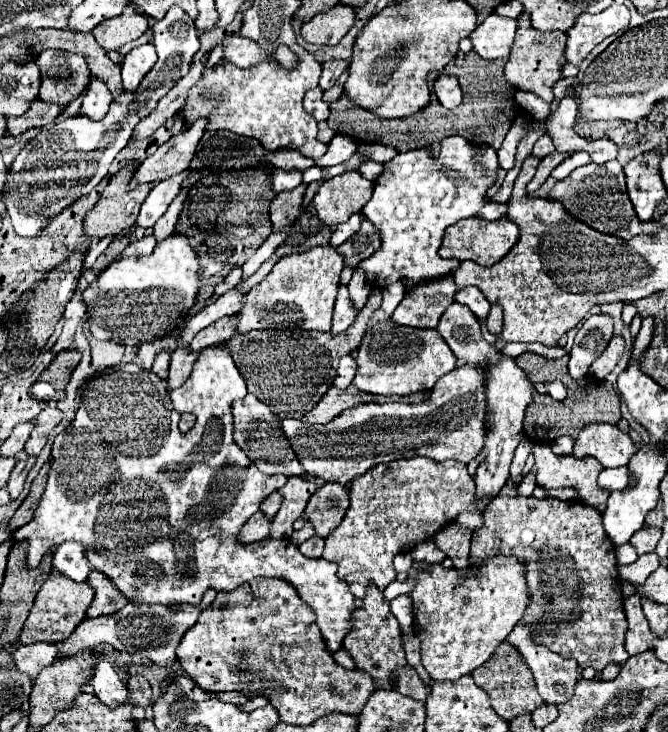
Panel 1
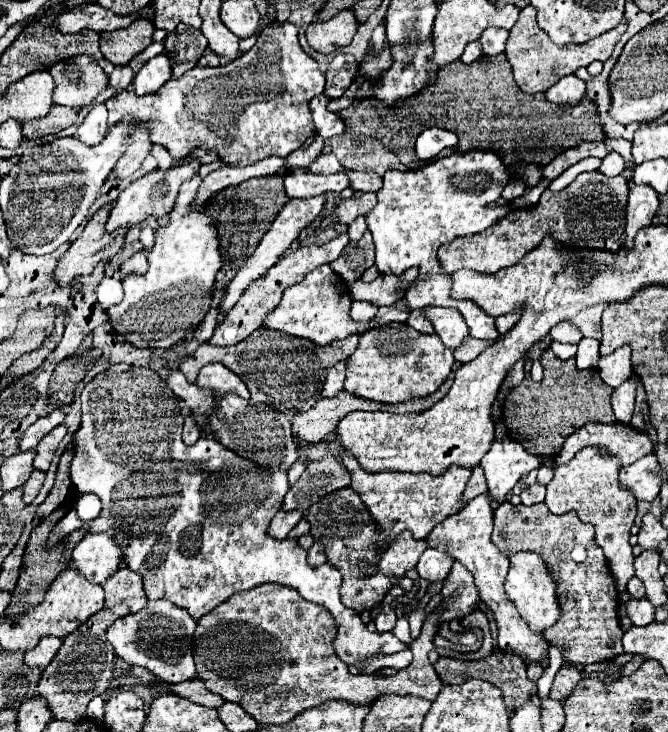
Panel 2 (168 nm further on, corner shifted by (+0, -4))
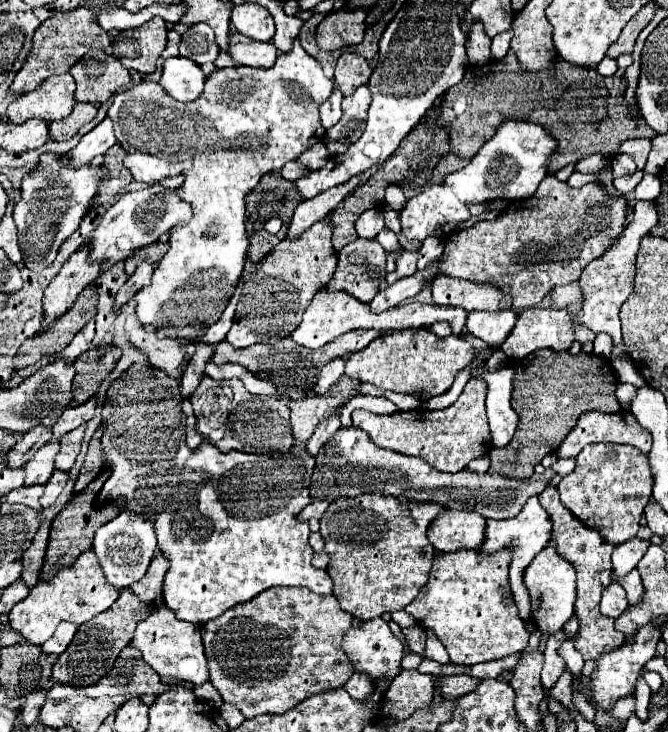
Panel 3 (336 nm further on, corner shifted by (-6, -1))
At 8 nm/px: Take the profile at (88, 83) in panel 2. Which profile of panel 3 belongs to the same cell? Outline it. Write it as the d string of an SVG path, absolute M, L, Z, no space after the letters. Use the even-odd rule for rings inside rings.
M91 51L73 69L71 75L77 83L75 99L83 103L101 105L109 101L117 91L131 83L131 73L117 61L117 57L105 51Z

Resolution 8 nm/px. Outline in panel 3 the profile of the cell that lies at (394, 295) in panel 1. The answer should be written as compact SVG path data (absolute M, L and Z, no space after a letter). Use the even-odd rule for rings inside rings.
M427 237L423 241L423 247L419 249L417 269L425 269L431 261L435 261L443 253L443 247L445 247L445 243L439 241L439 237Z

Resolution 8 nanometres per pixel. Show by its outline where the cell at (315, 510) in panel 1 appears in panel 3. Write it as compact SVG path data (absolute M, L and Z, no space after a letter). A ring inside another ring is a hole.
M371 493L333 501L321 519L321 535L325 539L325 551L329 553L327 573L333 579L333 595L339 599L341 609L361 621L405 609L427 583L435 555L433 545L427 541L427 527L441 511L443 507L437 503L399 501L395 497Z

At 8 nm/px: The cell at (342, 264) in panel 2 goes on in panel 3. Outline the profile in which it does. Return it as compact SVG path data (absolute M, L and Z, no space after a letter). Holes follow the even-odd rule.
M355 239L339 251L335 277L329 291L347 291L355 299L369 303L385 279L385 249L375 239Z

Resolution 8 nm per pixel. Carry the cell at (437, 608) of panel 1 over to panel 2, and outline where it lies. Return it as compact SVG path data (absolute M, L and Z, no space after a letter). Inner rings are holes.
M517 552L511 558L509 574L507 574L507 580L505 580L505 594L515 604L519 616L527 622L527 626L533 628L533 632L541 634L545 628L555 624L557 618L559 618L559 604L557 604L555 584L551 580L543 560L533 552Z

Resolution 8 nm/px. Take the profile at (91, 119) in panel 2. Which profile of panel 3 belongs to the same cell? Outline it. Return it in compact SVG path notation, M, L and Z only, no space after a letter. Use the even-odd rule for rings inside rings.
M107 117L105 121L101 121L93 131L89 131L87 135L81 137L81 141L77 143L77 147L73 147L67 153L67 161L73 167L83 167L89 165L95 157L99 159L101 155L105 155L105 151L109 147L113 147L117 143L115 135L113 135L113 123Z

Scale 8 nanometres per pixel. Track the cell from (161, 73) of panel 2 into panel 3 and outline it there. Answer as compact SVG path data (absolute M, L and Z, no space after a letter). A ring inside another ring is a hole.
M173 57L165 61L159 83L165 87L165 91L171 97L187 103L187 101L195 101L203 93L205 79L207 75L201 71L199 65L183 57Z

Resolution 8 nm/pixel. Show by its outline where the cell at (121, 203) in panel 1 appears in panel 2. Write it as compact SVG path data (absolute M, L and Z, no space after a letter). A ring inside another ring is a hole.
M105 204L87 220L85 230L55 268L55 280L59 284L69 284L75 276L91 274L97 262L107 262L121 250L127 232L105 232L109 212L111 204Z

